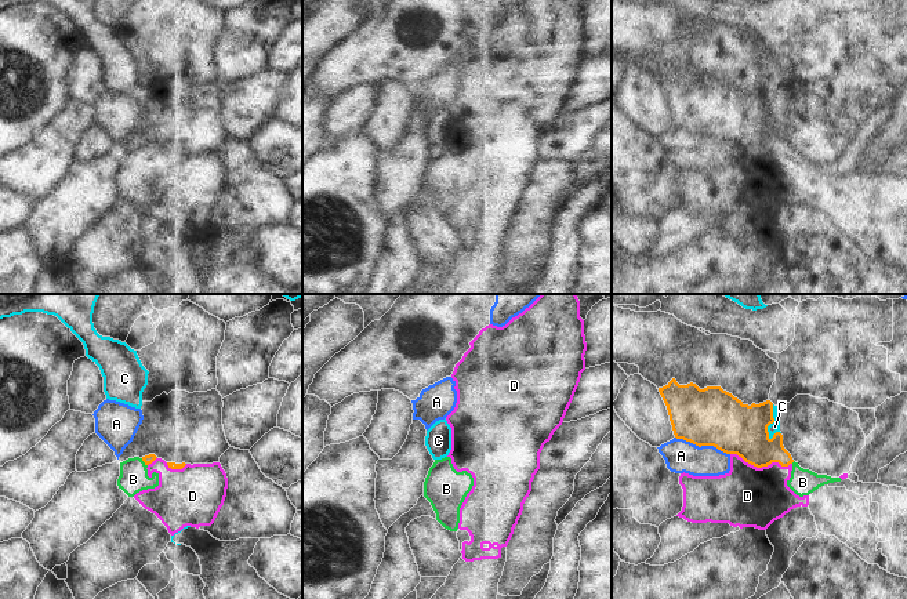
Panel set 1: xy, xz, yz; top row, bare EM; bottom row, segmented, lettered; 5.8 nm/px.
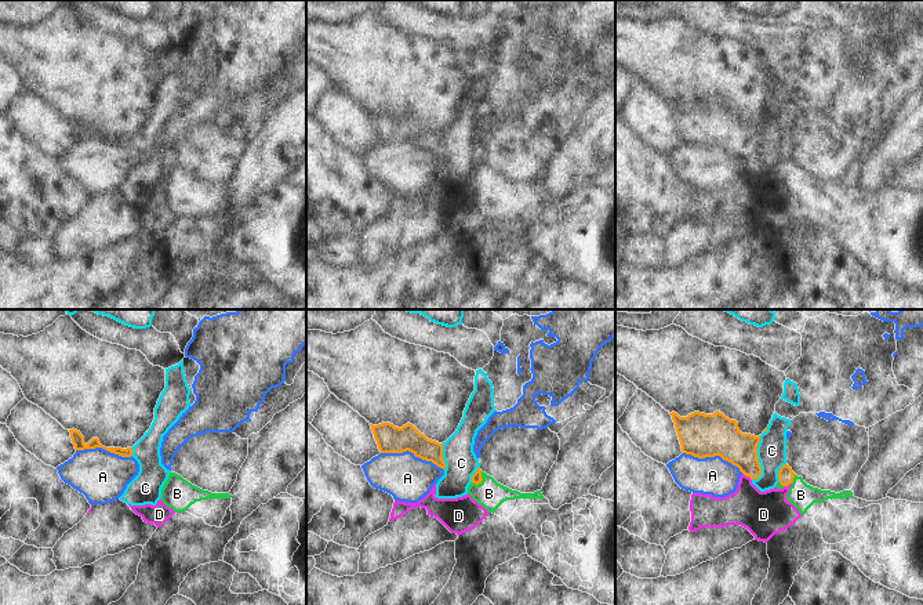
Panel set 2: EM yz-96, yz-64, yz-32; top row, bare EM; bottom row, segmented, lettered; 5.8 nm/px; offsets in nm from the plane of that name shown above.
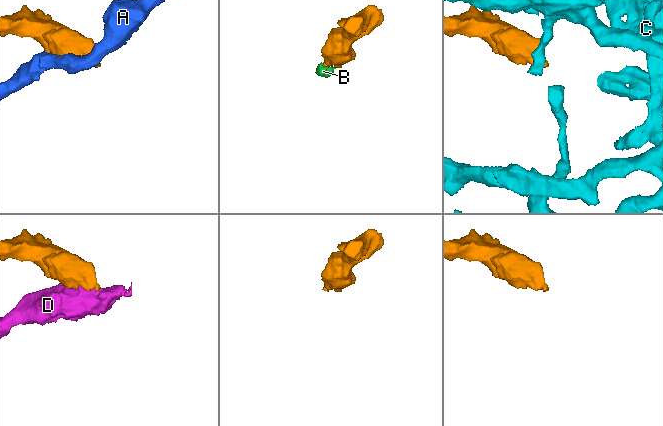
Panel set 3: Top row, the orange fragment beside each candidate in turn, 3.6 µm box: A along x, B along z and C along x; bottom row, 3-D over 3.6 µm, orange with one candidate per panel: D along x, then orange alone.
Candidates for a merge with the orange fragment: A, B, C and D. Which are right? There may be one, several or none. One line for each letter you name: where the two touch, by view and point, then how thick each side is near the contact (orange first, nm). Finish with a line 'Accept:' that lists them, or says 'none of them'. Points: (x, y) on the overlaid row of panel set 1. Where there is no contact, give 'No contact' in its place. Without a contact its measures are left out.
B: Touches orange at xy (144, 461). Thickness 50 nm (orange) against 160 nm
Accept: B

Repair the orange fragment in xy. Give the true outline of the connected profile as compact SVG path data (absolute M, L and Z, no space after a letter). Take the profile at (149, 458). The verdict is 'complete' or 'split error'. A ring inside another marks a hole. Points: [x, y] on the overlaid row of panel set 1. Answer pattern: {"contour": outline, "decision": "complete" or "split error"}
{"contour": "M155 454L145 455L142 458L134 457L120 462L120 476L117 486L128 497L134 497L137 493L159 486L159 473L153 472L148 476L148 465L157 457Z", "decision": "split error"}

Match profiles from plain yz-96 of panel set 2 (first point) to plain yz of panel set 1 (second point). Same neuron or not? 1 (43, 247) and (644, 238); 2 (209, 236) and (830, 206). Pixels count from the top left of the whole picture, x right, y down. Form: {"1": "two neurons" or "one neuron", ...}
{"1": "one neuron", "2": "two neurons"}

